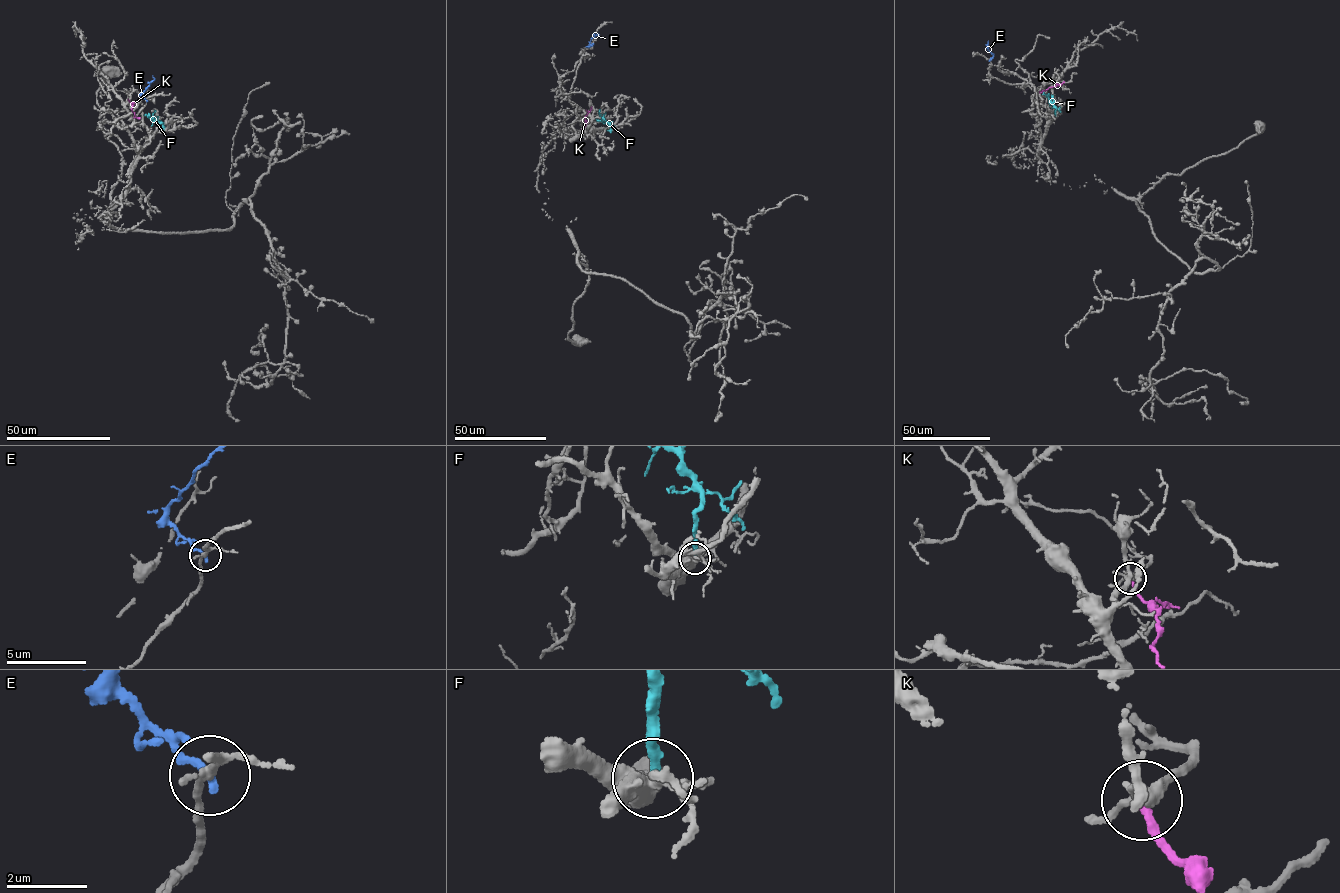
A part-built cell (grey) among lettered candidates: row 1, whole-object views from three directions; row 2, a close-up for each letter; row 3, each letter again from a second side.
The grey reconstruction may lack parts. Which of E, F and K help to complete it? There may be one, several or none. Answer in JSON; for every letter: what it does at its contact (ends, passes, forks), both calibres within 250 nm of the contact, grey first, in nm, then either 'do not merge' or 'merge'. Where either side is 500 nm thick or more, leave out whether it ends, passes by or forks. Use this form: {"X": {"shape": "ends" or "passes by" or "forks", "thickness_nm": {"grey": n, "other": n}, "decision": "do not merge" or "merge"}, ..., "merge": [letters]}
{"E": {"shape": "ends", "thickness_nm": {"grey": 170, "other": 200}, "decision": "do not merge"}, "F": {"shape": "ends", "thickness_nm": {"grey": 480, "other": 320}, "decision": "merge"}, "K": {"shape": "ends", "thickness_nm": {"grey": 280, "other": 200}, "decision": "do not merge"}, "merge": ["F"]}

